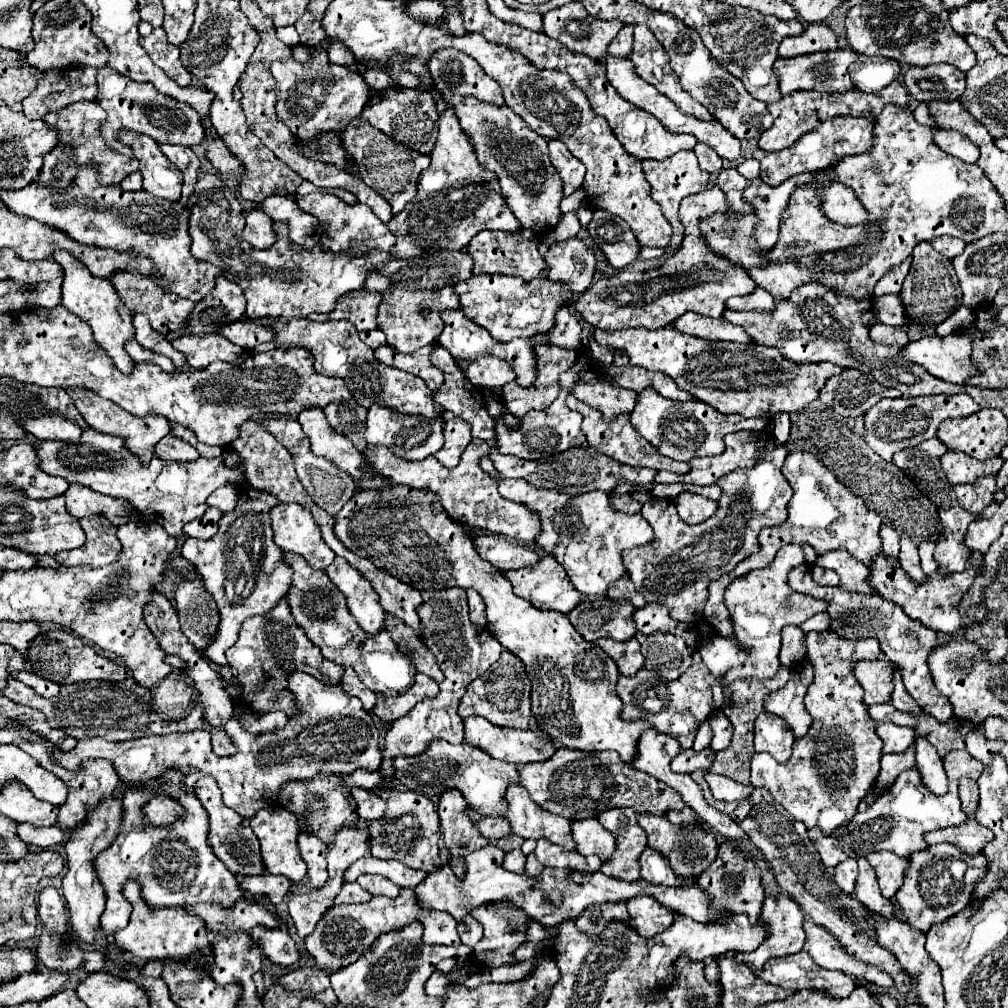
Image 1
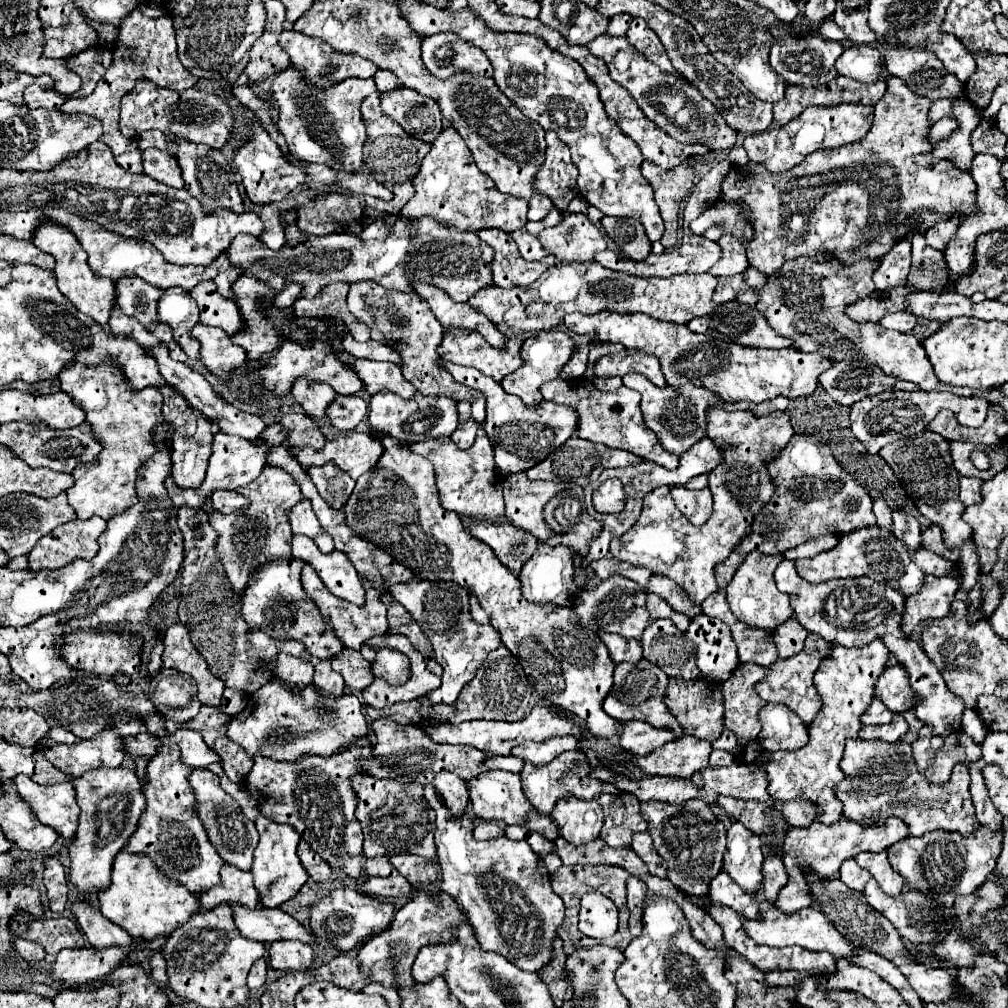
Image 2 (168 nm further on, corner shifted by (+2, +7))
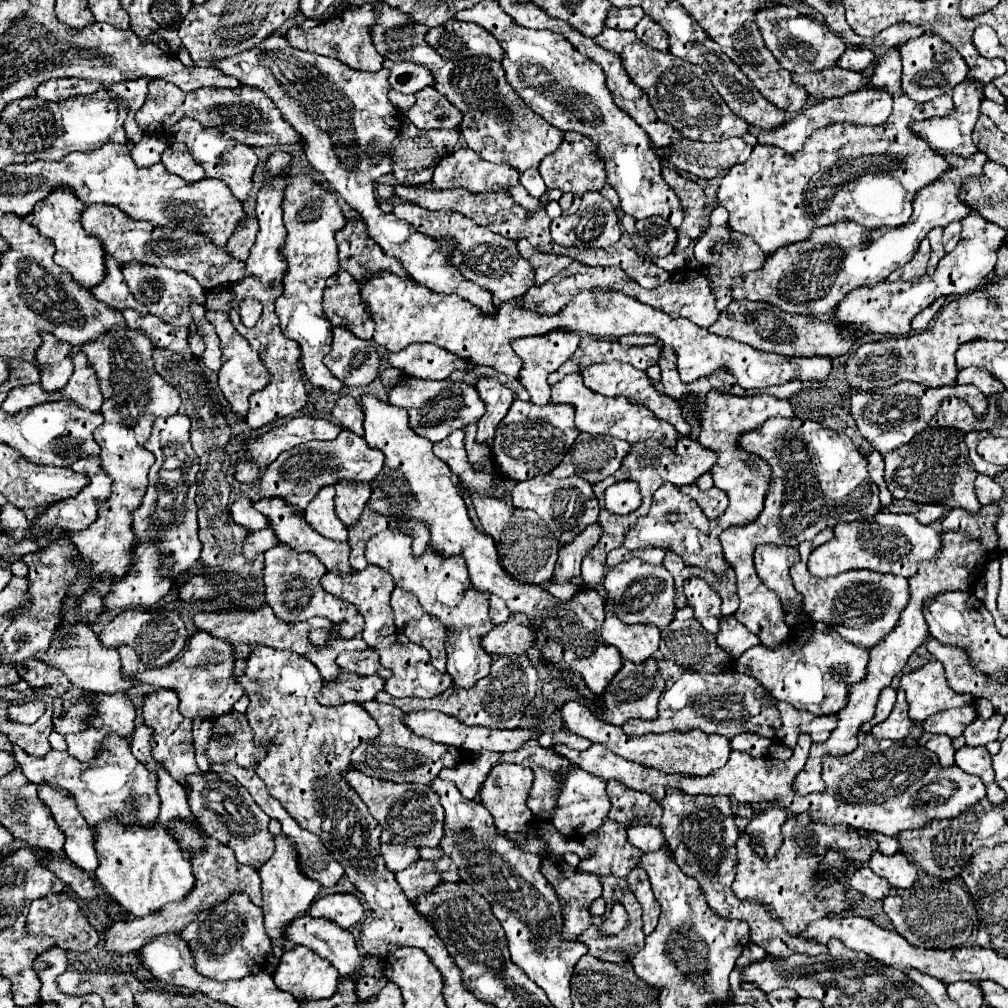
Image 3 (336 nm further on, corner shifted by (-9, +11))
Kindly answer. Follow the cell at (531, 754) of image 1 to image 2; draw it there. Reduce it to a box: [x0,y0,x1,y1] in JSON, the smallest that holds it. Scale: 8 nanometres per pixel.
[513,736,577,764]

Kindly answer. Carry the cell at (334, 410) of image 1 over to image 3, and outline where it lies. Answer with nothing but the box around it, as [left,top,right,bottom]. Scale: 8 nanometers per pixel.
[332,396,364,436]

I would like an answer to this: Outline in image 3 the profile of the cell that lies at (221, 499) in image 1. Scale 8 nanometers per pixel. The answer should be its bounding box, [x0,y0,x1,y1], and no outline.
[230,494,268,530]

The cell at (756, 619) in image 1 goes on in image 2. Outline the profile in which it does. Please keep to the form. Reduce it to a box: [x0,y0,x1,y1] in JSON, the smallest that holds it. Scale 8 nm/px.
[727,552,793,632]

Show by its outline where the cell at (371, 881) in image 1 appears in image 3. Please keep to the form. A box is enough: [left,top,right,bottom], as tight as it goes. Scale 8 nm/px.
[382,844,420,872]

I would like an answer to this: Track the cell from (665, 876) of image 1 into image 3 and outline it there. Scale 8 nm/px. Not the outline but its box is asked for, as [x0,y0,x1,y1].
[626,824,666,852]

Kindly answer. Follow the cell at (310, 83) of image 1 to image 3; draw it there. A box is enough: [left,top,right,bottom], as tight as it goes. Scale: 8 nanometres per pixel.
[286,4,384,72]

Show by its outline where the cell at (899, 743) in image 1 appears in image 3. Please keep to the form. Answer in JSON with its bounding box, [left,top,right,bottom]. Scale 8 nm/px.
[872,690,912,740]

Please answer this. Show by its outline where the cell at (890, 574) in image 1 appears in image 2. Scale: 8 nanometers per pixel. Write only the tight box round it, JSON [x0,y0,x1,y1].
[797,526,961,598]

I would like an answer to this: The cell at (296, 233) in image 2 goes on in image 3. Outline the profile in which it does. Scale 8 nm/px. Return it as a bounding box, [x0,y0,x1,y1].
[276,174,346,392]

